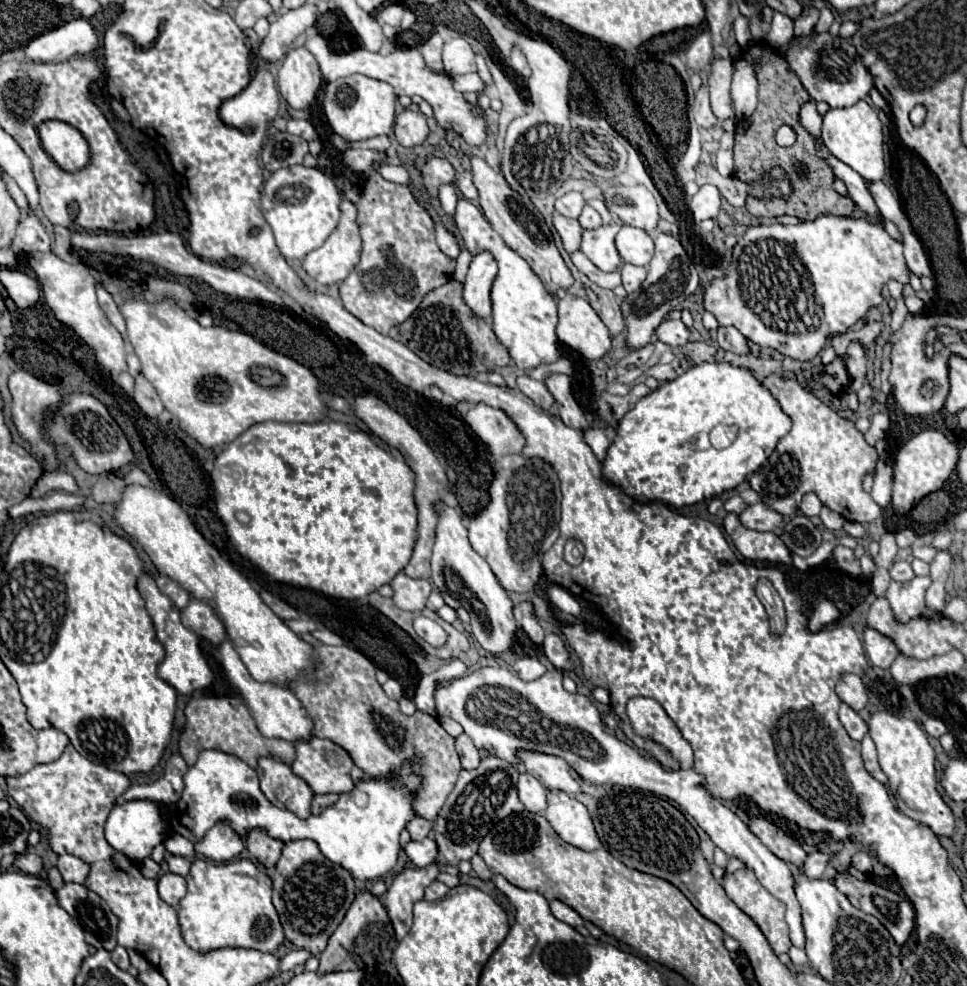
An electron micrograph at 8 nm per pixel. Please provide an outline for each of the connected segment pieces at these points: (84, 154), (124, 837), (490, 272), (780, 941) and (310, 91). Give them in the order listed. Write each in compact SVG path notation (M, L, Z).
M46 120L38 126L40 142L46 154L66 172L76 172L84 168L90 160L90 150L86 138L78 128L66 122Z
M128 800L124 804L116 804L106 820L106 840L112 848L124 852L130 860L142 862L144 858L150 856L152 848L160 842L164 842L168 834L168 818L166 818L166 808L160 802L152 800Z
M482 250L474 256L468 276L464 280L464 300L474 310L476 316L488 320L492 314L490 290L498 274L498 264L488 250Z
M740 868L740 870L736 870L736 872L728 874L728 876L724 876L722 886L724 886L728 898L730 898L742 912L746 912L746 914L758 924L758 928L762 930L762 934L768 938L772 950L774 950L776 954L788 952L788 948L790 948L792 944L790 944L790 938L788 938L788 924L786 924L786 920L784 920L784 912L786 912L784 902L780 902L778 898L774 898L774 896L758 882L756 874L754 874L750 868Z
M304 46L292 48L278 70L278 88L284 100L294 110L304 110L316 100L320 86L322 72L314 54Z

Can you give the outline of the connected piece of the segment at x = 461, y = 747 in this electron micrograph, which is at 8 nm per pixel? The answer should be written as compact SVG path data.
M460 734L456 738L456 752L458 752L460 760L462 760L462 768L470 770L470 768L478 766L480 752L478 752L478 748L472 744L472 740L466 734Z

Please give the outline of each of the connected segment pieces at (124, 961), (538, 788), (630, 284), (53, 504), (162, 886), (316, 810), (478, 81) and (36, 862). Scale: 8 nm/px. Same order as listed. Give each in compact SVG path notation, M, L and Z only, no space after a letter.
M120 945L116 946L116 948L111 952L111 958L122 970L127 970L131 966L127 950Z
M520 774L518 780L518 796L526 810L530 812L542 812L546 810L546 788L532 776L532 774Z
M624 264L622 266L622 286L626 288L626 292L636 292L642 282L646 280L646 268L642 266L634 266L634 264Z
M54 492L46 498L24 498L22 502L14 504L8 510L10 518L20 518L26 514L34 512L54 512L54 510L74 510L84 502L82 496L76 494L64 494L64 492Z
M164 874L158 878L158 892L160 892L160 898L164 902L168 902L170 906L178 906L178 902L186 896L186 880L178 874Z
M316 794L312 800L312 814L320 814L324 808L332 806L338 800L338 794Z
M462 74L462 76L452 76L454 88L460 92L482 92L486 88L486 82L476 74Z
M26 852L26 854L20 854L16 856L16 862L14 862L24 874L42 874L44 870L44 860L38 856L38 854L32 854L32 852Z

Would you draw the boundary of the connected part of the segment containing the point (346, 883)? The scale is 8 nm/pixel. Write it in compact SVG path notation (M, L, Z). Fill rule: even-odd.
M292 840L284 844L272 880L272 902L280 916L286 938L296 948L304 948L310 954L322 954L328 938L338 928L356 896L352 874L346 868L324 858L314 840Z

